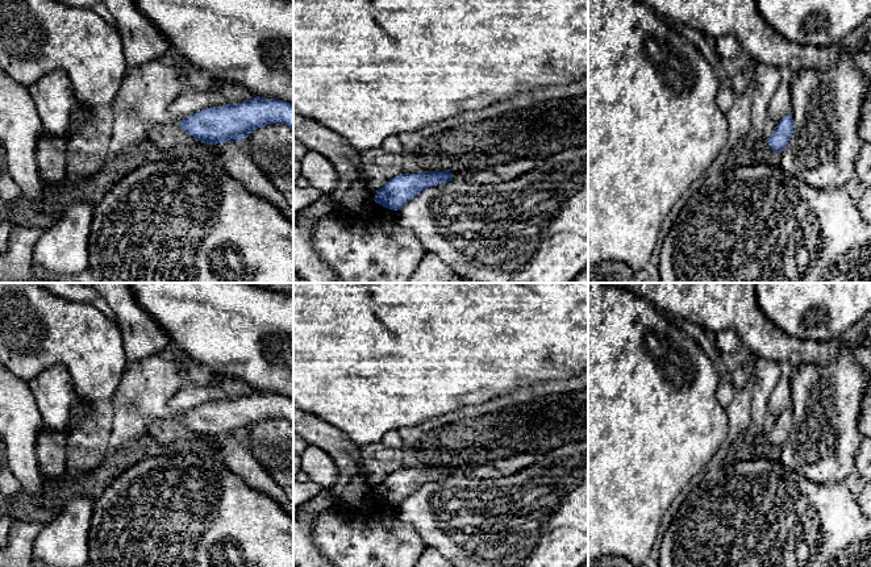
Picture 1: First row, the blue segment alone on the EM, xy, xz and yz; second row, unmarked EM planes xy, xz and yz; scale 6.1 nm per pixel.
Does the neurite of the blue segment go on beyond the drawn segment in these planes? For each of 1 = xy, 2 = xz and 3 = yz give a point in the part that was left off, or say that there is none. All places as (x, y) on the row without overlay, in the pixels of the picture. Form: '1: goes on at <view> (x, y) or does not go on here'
1: does not go on here
2: does not go on here
3: does not go on here

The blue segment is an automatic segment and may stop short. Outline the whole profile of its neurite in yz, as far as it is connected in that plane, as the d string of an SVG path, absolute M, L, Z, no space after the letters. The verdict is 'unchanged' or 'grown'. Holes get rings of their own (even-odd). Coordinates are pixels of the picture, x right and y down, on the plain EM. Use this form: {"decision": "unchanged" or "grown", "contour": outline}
{"decision": "unchanged", "contour": "M788 408L779 416L772 429L767 434L771 446L780 447L787 441L792 426L793 426L792 408Z"}

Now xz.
{"decision": "unchanged", "contour": "M450 464L399 468L376 484L374 496L388 504L399 505L425 483L453 475Z"}

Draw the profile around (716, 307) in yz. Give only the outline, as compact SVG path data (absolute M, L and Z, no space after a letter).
M605 283L612 287L628 289L647 300L659 312L691 321L704 330L714 333L733 329L742 343L757 359L774 360L784 368L801 364L828 364L837 359L843 347L851 347L845 338L826 342L803 341L791 337L768 321L758 305L755 283Z

